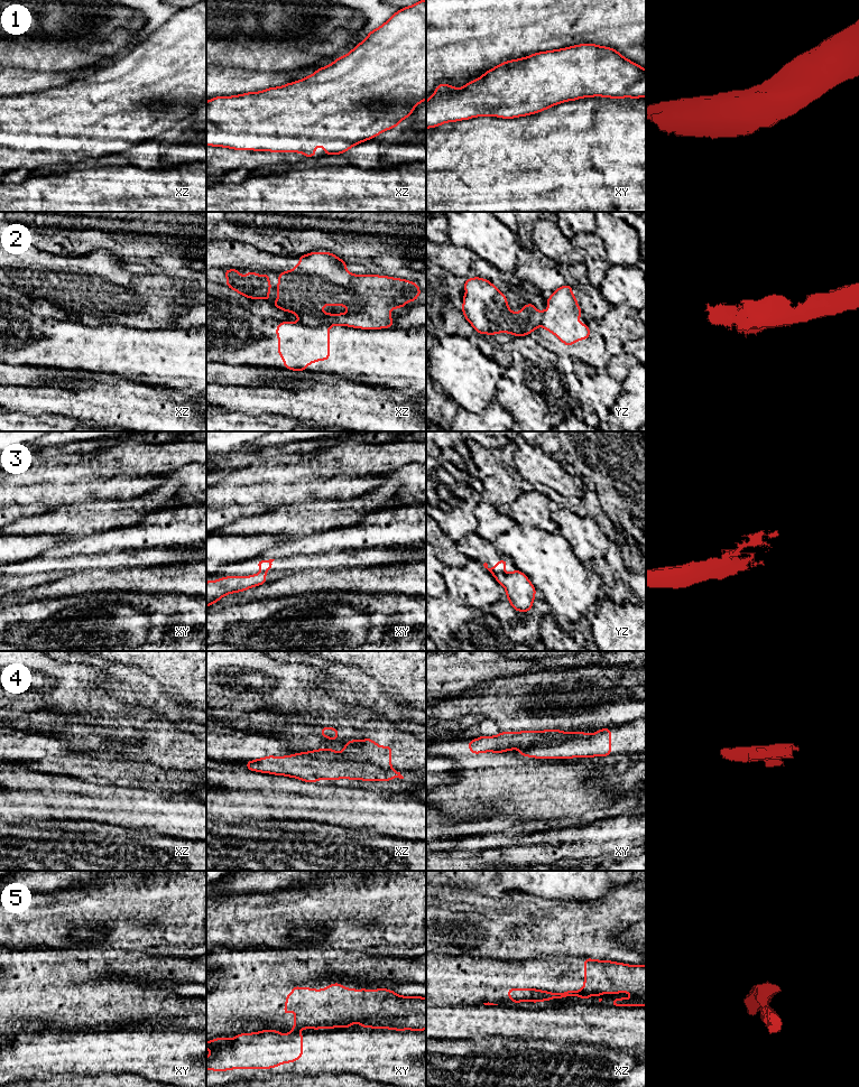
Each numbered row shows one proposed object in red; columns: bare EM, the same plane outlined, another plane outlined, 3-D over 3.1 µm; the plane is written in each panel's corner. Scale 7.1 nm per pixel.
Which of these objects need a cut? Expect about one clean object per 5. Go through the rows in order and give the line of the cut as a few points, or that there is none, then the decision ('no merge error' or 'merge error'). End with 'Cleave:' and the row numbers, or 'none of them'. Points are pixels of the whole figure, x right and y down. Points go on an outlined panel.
1: no cut; no merge error
2: cut in xz along (299, 322), (311, 326), (330, 325); merge error
3: cut in yz along (501, 570), (497, 573); merge error
4: cut in xz along (306, 752), (322, 759), (369, 761), (390, 769); merge error
5: cut in xy along (293, 1028), (298, 1029); merge error
Cleave: 2, 3, 4, 5

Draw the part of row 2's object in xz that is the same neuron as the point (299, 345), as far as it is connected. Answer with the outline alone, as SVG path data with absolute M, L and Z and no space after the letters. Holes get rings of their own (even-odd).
M280 322L276 328L279 356L284 366L294 371L306 371L306 365L316 360L330 360L330 325L316 327L301 323Z

